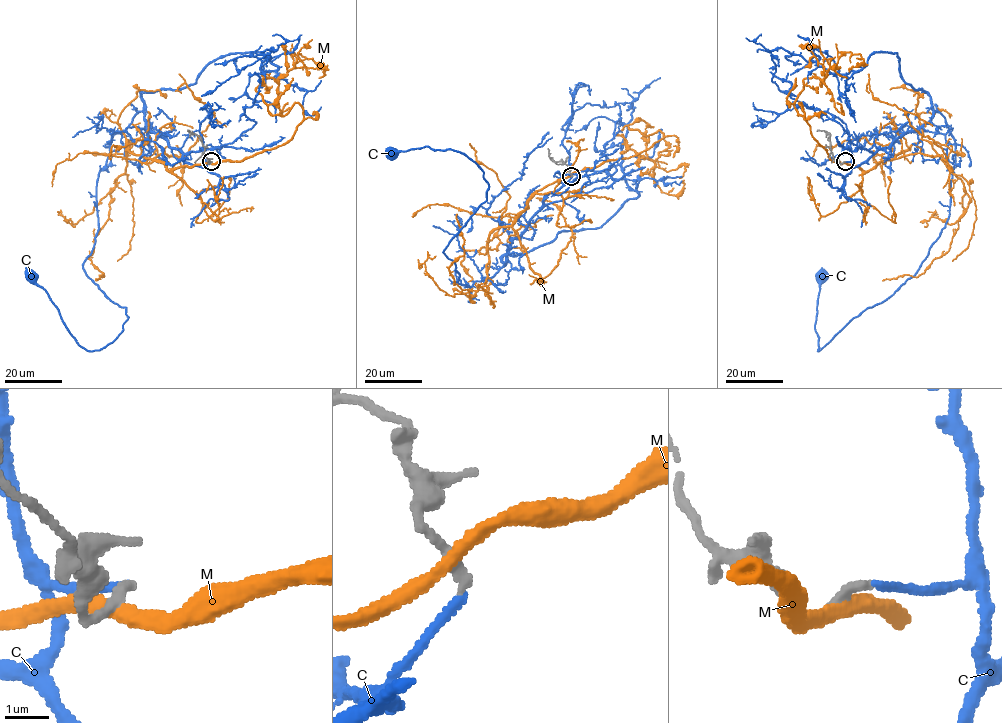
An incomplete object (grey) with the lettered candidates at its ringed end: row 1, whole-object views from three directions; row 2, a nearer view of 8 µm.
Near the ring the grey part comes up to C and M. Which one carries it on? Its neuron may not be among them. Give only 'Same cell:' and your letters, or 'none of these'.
Same cell: C

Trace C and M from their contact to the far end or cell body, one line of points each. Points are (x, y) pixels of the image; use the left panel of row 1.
C: (211, 161), (188, 164), (143, 112), (113, 135), (83, 268), (126, 308), (103, 348), (76, 341), (32, 275)
M: (210, 162), (169, 171), (130, 151), (128, 140), (125, 172), (88, 258), (104, 273), (96, 281)

